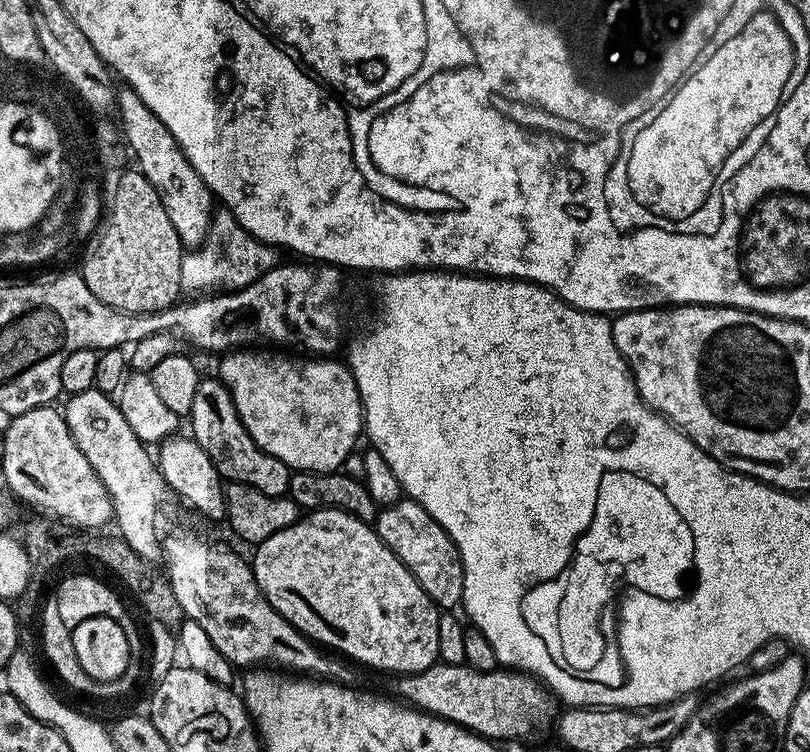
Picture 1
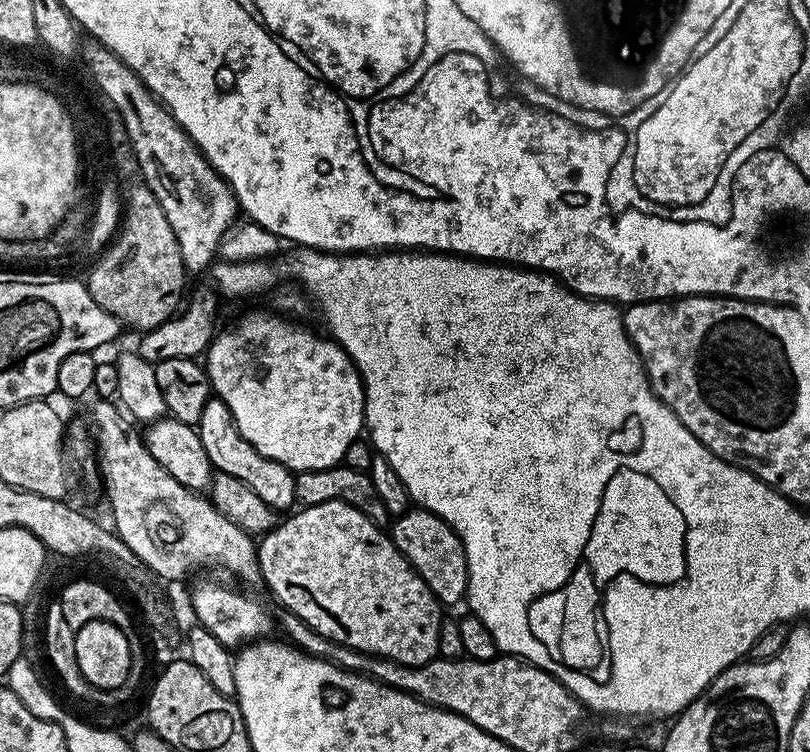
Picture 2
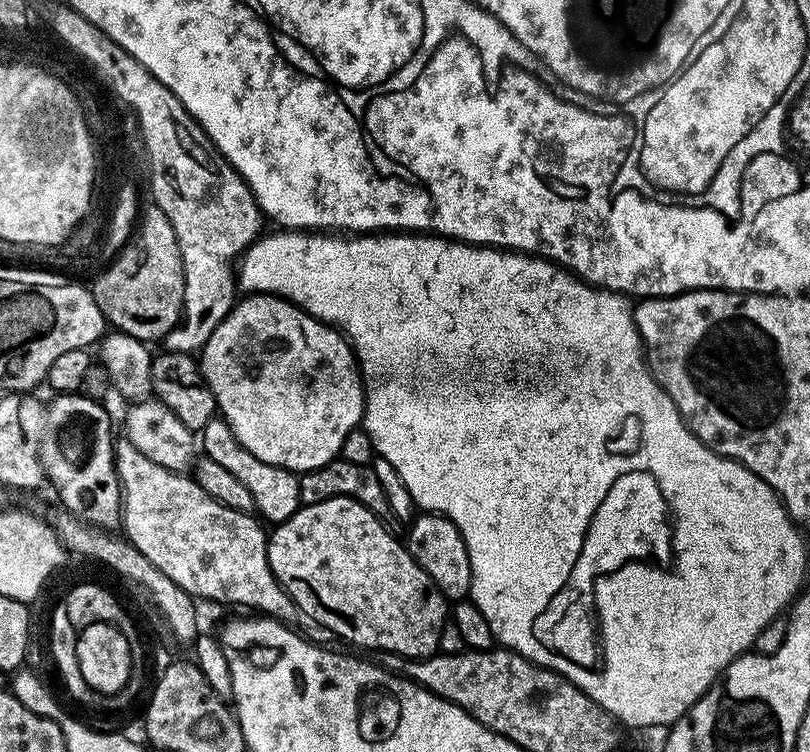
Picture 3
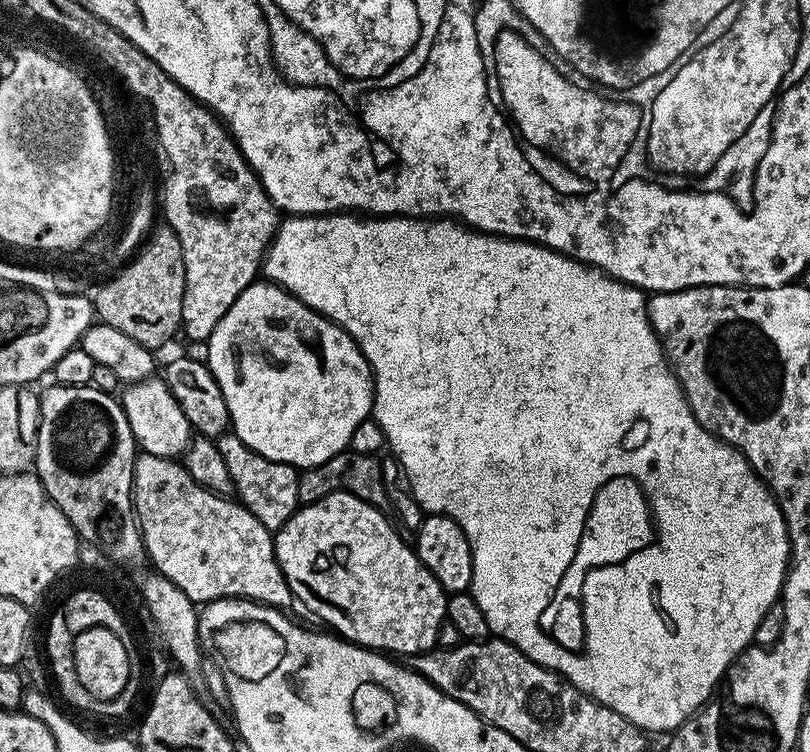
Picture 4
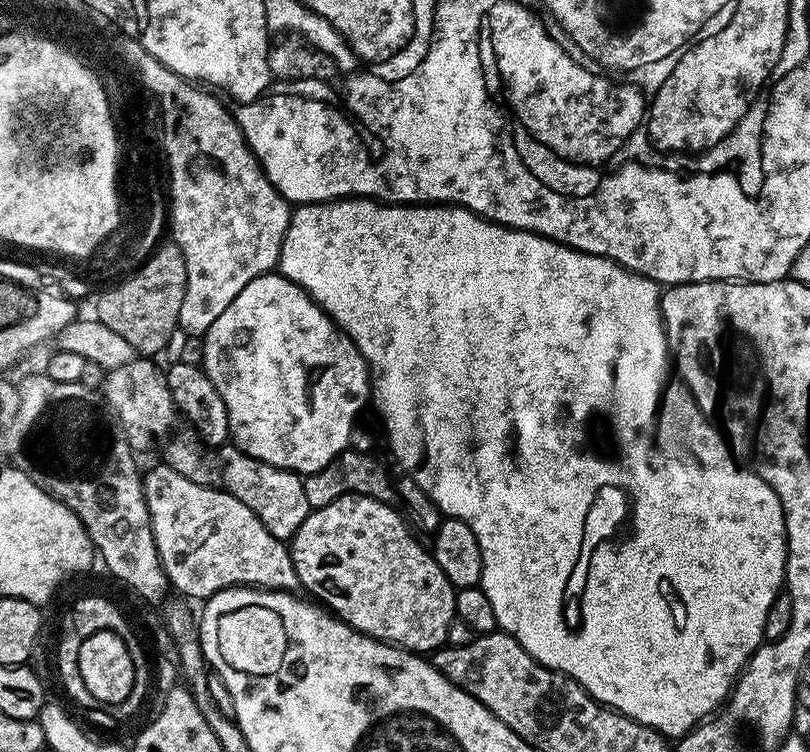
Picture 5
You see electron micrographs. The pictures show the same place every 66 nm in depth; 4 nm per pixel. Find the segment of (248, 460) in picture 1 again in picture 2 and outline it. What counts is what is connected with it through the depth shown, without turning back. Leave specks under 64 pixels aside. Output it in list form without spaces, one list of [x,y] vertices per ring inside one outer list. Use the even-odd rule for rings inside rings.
[[[210,398],[206,402],[198,431],[202,438],[202,446],[215,471],[230,474],[238,478],[238,482],[246,482],[246,486],[250,486],[250,490],[254,490],[254,494],[258,494],[258,498],[266,502],[266,506],[283,510],[288,507],[291,509],[296,504],[296,478],[292,469],[258,454],[258,450],[254,450],[254,446],[250,446],[250,442],[242,438],[238,426],[232,420],[230,406],[226,406],[226,402],[219,398]]]

